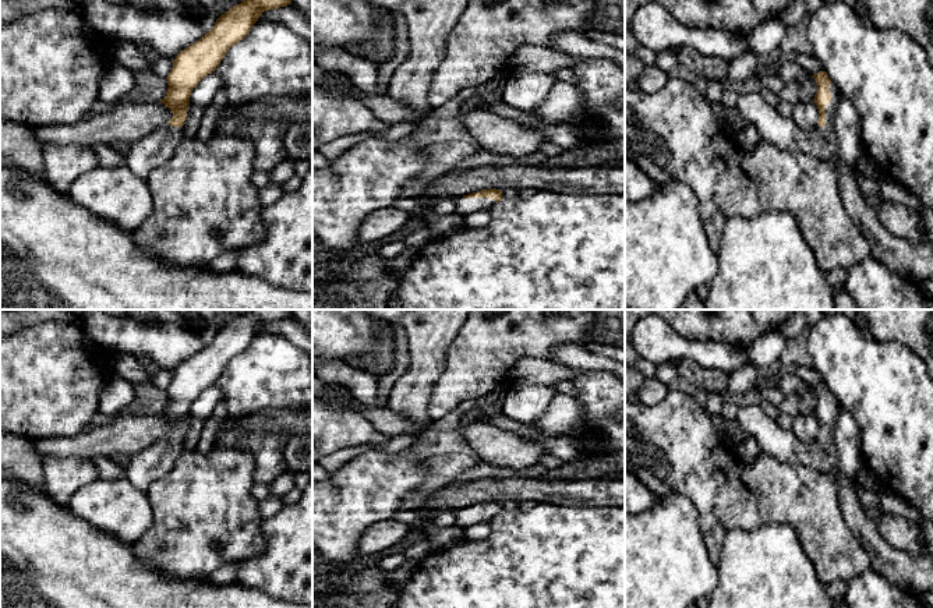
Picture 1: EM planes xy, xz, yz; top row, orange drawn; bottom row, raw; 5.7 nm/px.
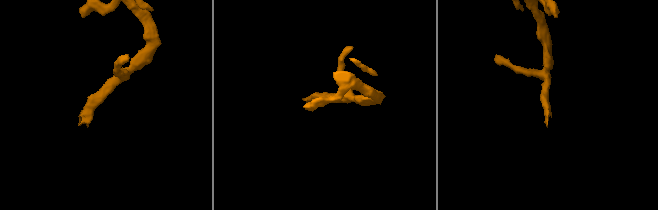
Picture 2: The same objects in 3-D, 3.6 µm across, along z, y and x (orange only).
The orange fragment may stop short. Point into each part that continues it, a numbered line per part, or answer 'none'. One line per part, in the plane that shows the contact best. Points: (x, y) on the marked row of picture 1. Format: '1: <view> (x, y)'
1: yz (914, 261)

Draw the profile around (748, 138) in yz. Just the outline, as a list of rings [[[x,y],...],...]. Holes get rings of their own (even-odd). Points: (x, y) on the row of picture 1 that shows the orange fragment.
[[[749,123],[743,128],[735,132],[738,138],[738,145],[743,152],[752,152],[760,141],[756,128]]]

